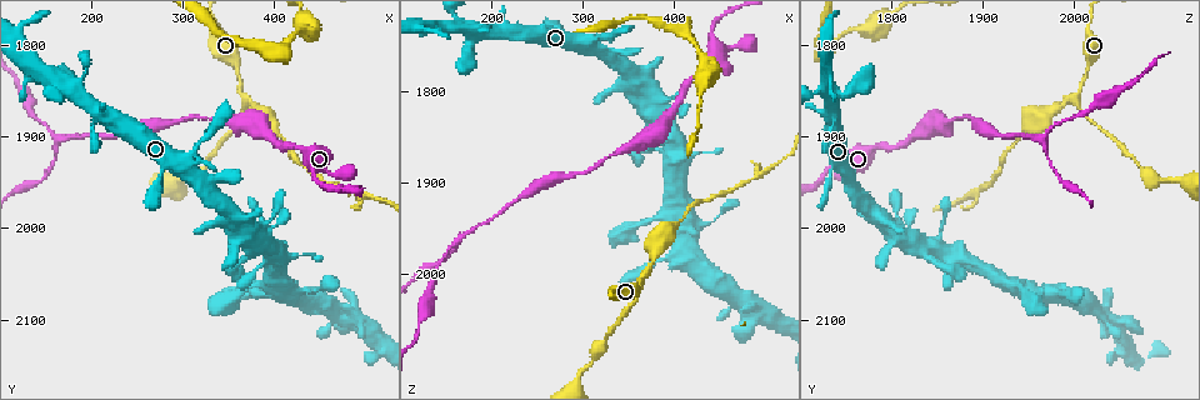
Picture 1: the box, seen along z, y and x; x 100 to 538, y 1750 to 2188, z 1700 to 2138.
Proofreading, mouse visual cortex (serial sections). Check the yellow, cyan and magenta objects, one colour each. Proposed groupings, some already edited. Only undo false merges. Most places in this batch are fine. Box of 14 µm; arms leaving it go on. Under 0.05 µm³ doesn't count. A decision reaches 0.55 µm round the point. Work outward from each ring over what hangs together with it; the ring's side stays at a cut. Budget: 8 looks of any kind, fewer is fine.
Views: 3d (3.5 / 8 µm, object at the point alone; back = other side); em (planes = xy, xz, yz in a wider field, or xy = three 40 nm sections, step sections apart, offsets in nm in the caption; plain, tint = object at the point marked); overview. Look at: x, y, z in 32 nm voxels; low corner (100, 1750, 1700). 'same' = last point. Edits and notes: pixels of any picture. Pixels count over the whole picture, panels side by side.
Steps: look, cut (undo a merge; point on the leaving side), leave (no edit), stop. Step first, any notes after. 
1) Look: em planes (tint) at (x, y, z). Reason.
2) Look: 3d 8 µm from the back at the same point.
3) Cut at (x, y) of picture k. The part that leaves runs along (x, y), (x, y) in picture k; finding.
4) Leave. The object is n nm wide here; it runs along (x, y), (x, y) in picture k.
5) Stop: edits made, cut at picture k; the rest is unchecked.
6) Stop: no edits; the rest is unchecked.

Look: 3d 8 µm at (425, 1910, 1785). A narrow waist.

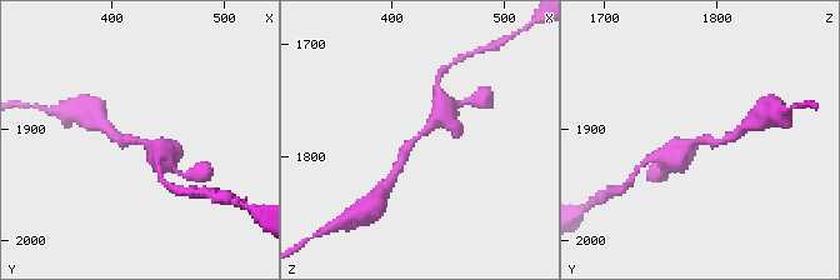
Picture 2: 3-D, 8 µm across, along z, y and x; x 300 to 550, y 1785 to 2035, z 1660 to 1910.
Look: em xy step 2 (tint) at (418, 1910, 1784). The arms are 250, 400 nm wide; now the EM.

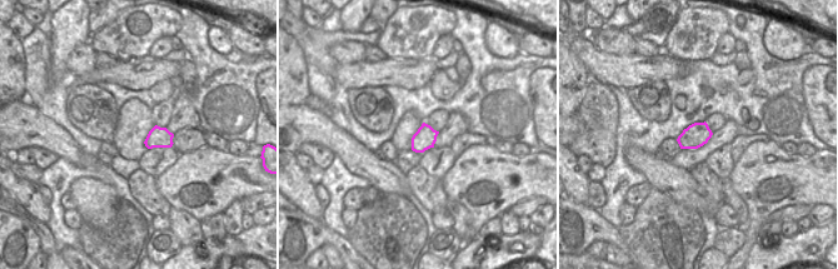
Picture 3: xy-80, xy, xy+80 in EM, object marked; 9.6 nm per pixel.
Leave. It runs along (441, 116), (413, 140), (398, 168) in picture 2; all the same cell.

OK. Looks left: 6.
Look: 3d 8 µm at (210, 1875, 1735). Abrupt turn.

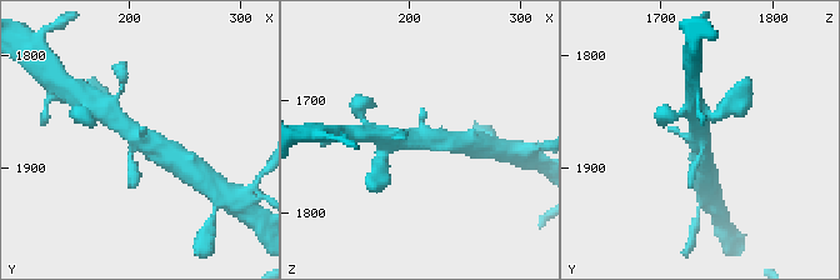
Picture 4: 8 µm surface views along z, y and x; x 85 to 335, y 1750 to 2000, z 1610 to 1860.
Look: 3d 3.5 µm at (212, 1872, 1734).

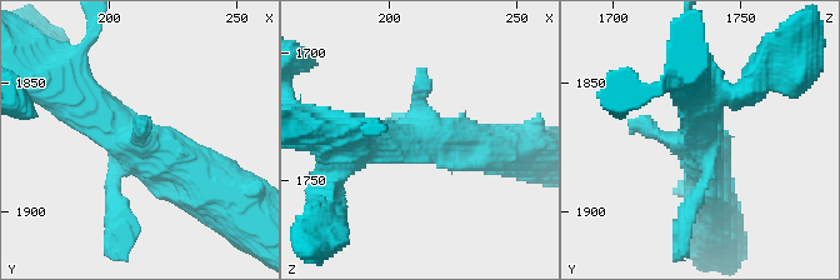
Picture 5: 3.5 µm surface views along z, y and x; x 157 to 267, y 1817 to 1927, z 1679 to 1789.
Look: em xy step 3 (tint) at (210, 1873, 1735).

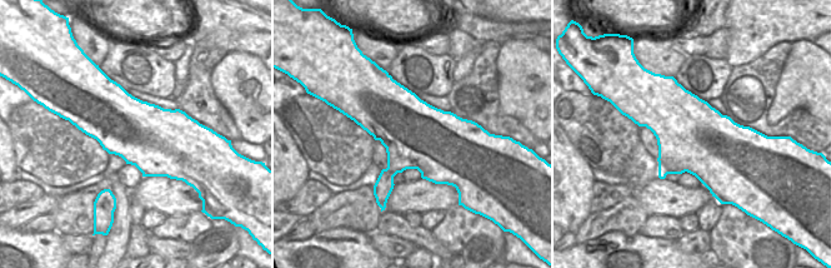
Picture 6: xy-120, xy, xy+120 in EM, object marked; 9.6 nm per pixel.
Leave. It runs along (208, 186), (66, 90) in picture 5; one cell here.

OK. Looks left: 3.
Look: 3d 3.5 µm at (160, 1900, 1960). Three arms meet.

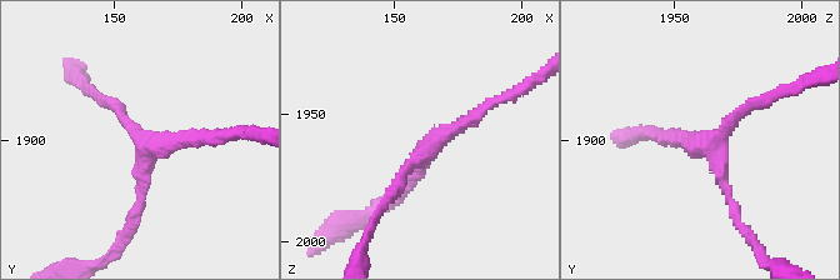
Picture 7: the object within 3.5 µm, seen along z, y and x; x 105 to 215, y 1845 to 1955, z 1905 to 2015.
Look: em xy step 3 (tint) at (165, 1903, 1963). 3 arms meet here; the arms are 150, 150, 150 nm wide; need the tissue.

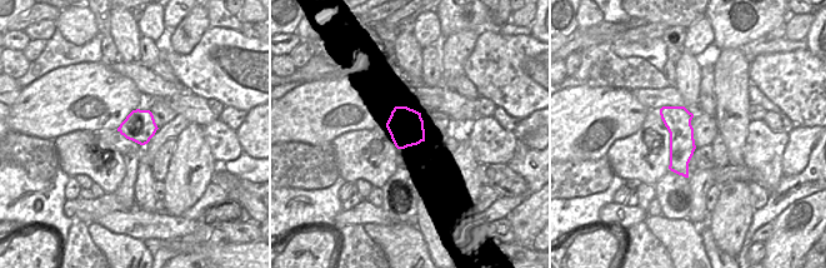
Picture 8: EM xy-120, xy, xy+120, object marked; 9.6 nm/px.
Leave. All the same cell.

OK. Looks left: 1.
Stop: no edits; the rest is unchecked.

